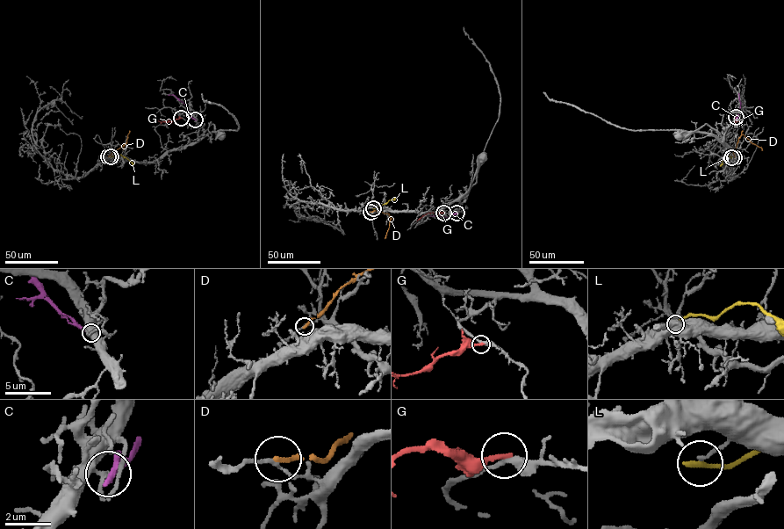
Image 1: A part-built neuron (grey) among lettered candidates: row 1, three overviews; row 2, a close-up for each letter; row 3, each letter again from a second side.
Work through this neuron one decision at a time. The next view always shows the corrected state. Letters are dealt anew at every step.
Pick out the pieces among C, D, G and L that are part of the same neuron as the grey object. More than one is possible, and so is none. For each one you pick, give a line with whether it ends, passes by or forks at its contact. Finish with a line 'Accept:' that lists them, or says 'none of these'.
Accept: none of these

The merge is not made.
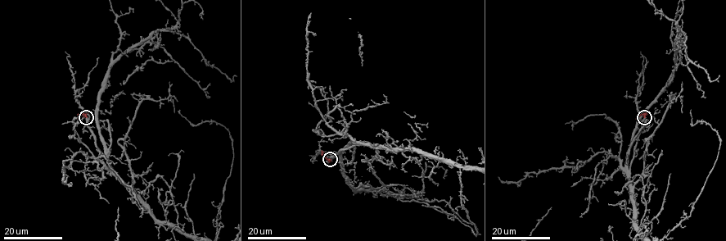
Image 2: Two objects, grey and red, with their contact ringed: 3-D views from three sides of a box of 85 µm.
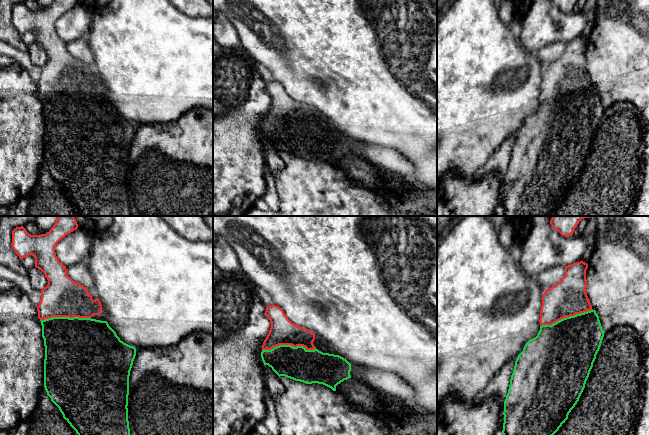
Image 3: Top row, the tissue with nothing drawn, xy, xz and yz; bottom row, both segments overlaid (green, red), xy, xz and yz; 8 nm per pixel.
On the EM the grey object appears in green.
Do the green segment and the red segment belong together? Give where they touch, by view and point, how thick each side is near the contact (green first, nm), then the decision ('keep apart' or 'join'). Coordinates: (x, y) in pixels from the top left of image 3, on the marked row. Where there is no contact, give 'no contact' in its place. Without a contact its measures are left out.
meets green in xz at (288, 345); 280 nm thick on the green side, 200 nm on the other; join

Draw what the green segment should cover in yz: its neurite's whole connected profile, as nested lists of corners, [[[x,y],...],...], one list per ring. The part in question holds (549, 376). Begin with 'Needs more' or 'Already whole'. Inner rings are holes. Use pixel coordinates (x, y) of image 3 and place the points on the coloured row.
Needs more. [[[580,261],[573,263],[571,265],[565,266],[565,275],[562,280],[556,284],[554,284],[551,288],[546,290],[542,296],[542,305],[540,310],[540,330],[537,336],[531,340],[529,340],[523,351],[518,355],[513,373],[510,379],[510,385],[508,389],[508,393],[506,395],[506,399],[504,401],[504,423],[503,423],[503,435],[554,435],[563,423],[568,419],[568,415],[571,410],[575,407],[579,398],[585,388],[586,381],[589,377],[590,371],[593,367],[593,363],[596,359],[596,355],[600,349],[604,333],[605,331],[602,329],[599,316],[595,310],[592,309],[590,300],[588,299],[586,288],[587,288],[587,280],[586,280],[586,270],[588,268],[588,264]]]

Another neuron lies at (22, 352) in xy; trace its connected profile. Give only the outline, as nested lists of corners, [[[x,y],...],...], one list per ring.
[[[0,279],[0,431],[11,431],[36,409],[44,386],[45,346],[37,308],[29,295]]]

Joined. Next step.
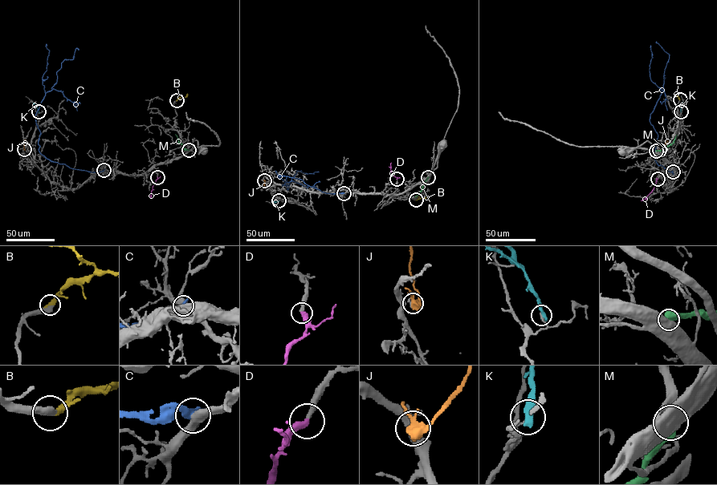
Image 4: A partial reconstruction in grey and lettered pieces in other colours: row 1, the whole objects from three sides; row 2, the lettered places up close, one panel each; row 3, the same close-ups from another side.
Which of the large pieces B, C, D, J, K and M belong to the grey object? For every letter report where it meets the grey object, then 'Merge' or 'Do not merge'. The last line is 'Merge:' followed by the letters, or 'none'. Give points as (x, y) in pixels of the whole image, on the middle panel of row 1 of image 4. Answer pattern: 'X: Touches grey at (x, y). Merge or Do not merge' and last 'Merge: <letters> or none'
B: Touches grey at (416, 200). Merge
C: Touches grey at (344, 193). Do not merge
D: Touches grey at (397, 179). Merge
J: Touches grey at (264, 180). Do not merge
K: Touches grey at (279, 200). Do not merge
M: Touches grey at (428, 177). Do not merge
Merge: B, D

